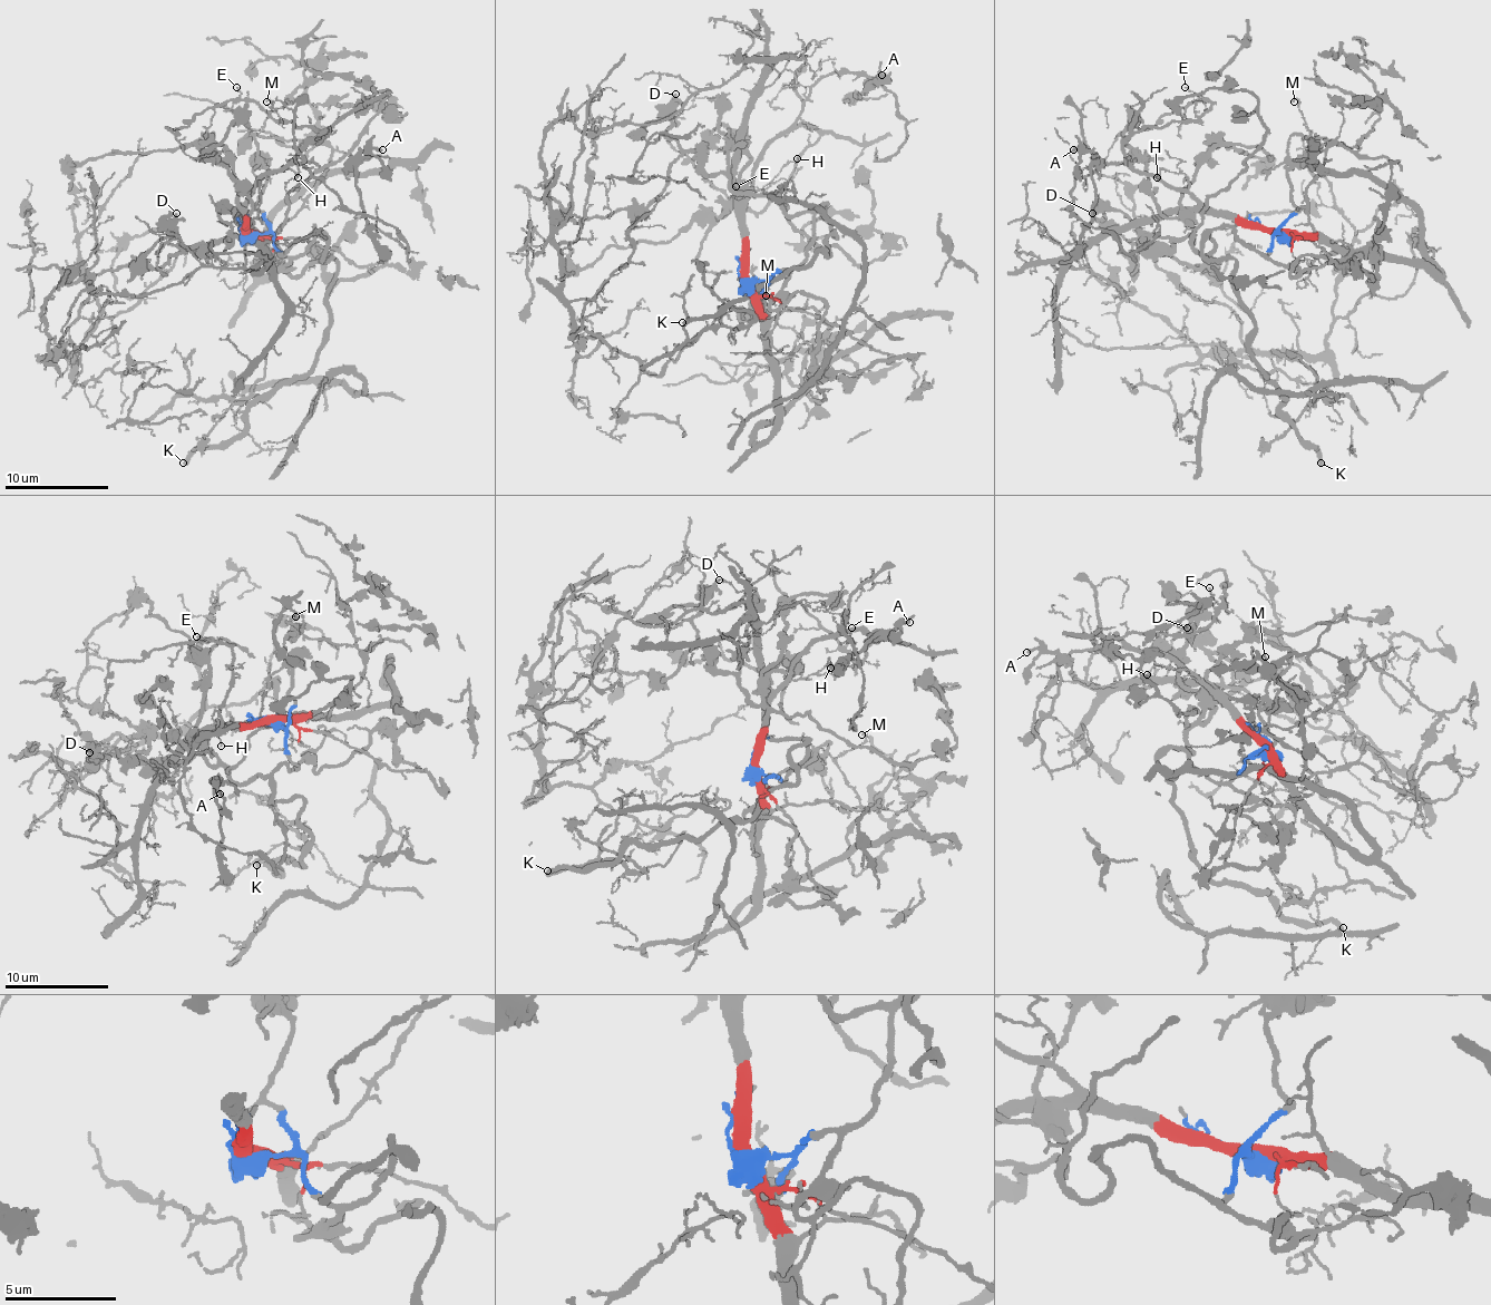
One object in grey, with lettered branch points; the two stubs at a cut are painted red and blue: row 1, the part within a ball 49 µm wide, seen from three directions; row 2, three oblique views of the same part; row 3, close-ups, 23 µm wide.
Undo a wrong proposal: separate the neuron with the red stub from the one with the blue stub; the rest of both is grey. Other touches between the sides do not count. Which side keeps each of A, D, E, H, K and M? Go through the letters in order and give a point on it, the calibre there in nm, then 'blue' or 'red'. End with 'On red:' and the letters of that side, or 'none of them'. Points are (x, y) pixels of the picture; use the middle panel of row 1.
A: (882, 75) | 200 nm | red
D: (675, 94) | 260 nm | blue
E: (736, 186) | 100 nm | red
H: (797, 158) | 100 nm | red
K: (682, 322) | 320 nm | blue
M: (766, 295) | 140 nm | red
On red: A, E, H, M

